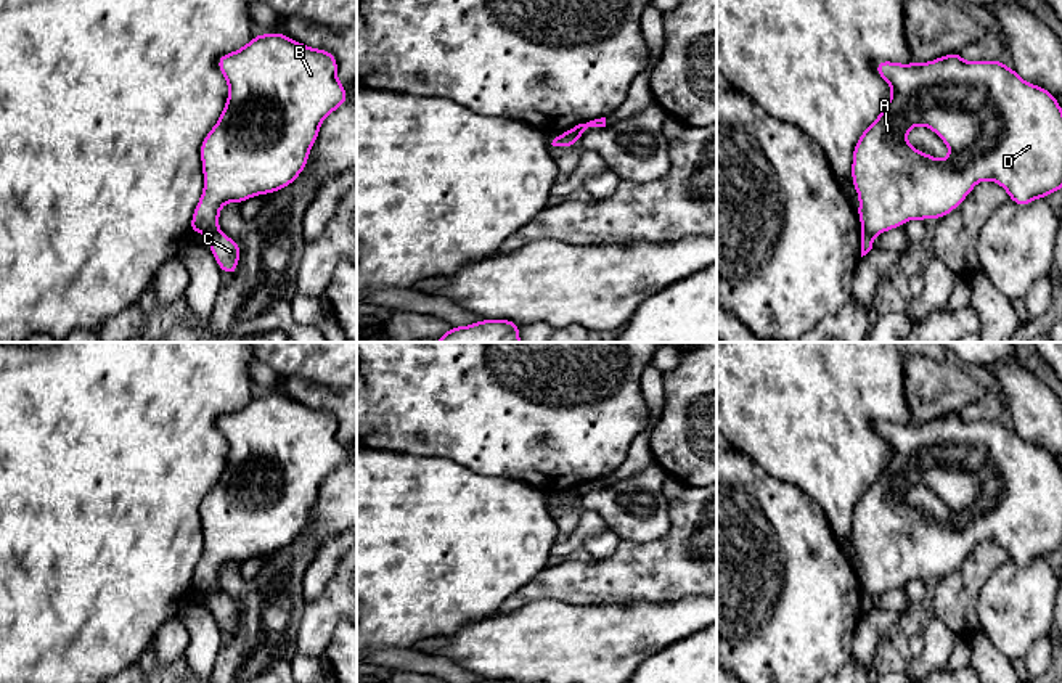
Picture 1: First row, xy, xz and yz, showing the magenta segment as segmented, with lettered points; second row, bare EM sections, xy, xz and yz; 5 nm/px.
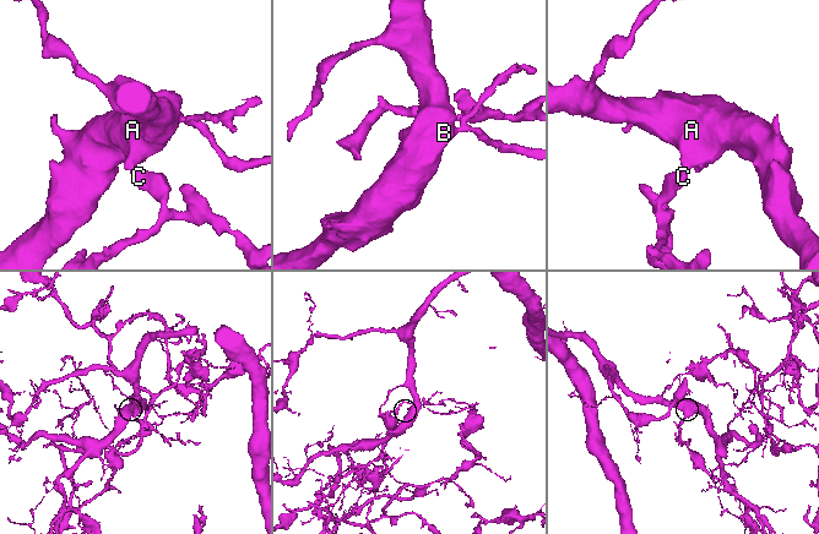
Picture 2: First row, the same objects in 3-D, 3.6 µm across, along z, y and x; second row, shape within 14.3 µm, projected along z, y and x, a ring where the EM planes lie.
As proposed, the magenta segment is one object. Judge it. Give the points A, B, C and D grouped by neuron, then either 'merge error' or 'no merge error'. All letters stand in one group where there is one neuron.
A B D / C | merge error

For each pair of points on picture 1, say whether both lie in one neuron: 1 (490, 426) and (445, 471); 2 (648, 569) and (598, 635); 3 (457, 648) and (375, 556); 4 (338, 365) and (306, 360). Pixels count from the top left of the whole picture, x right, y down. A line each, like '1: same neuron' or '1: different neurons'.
1: different neurons
2: different neurons
3: different neurons
4: same neuron

